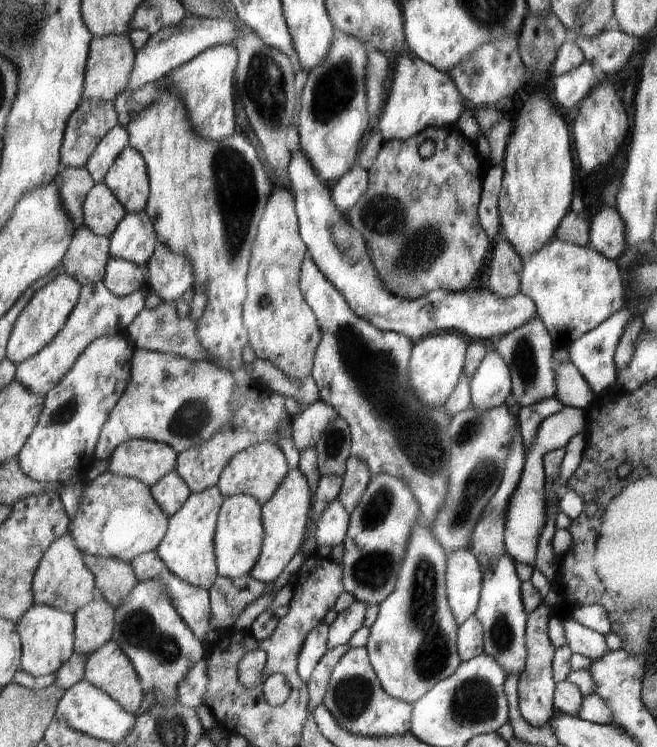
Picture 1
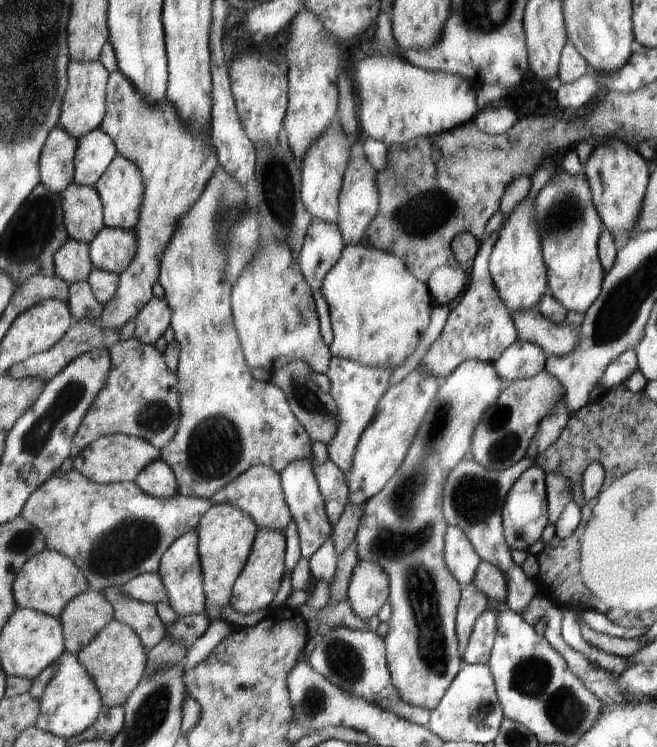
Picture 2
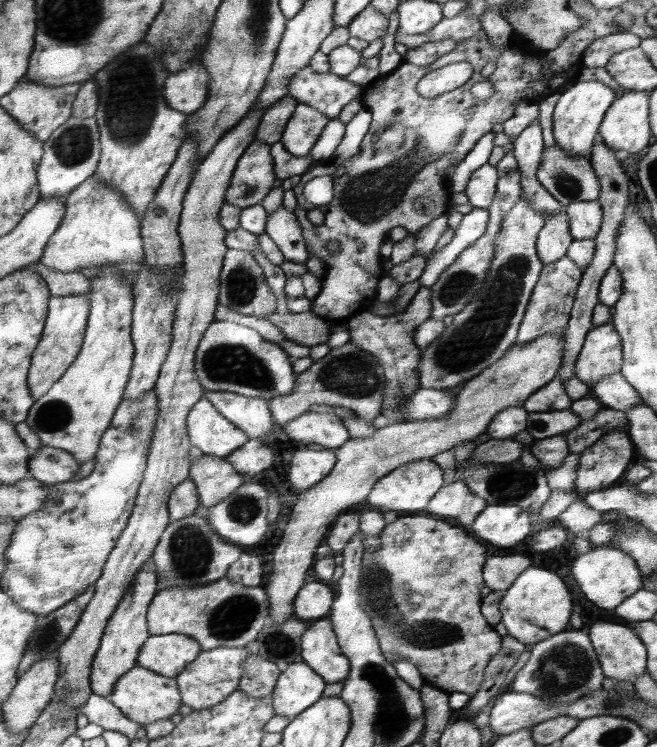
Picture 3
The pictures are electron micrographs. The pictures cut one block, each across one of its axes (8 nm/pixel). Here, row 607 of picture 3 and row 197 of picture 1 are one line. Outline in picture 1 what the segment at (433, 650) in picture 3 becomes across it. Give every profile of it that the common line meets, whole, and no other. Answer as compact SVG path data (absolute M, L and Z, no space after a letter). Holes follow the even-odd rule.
M428 128L425 130L427 136L423 132L403 142L387 142L369 170L370 189L354 209L345 212L351 224L366 239L379 278L387 290L399 298L415 300L439 289L453 292L469 290L481 279L491 255L490 238L483 230L478 213L482 204L483 181L489 167L480 159L475 144L457 128ZM425 138L435 142L433 156L426 159L419 154L421 140Z

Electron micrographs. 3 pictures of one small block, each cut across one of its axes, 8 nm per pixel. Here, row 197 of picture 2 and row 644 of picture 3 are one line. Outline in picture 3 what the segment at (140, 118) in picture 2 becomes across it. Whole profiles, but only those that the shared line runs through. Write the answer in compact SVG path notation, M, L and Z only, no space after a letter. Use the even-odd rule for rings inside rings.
M187 634L151 635L138 657L138 665L176 678L203 652L203 645Z

